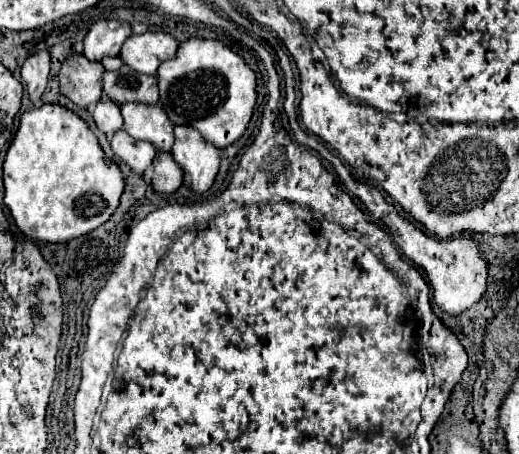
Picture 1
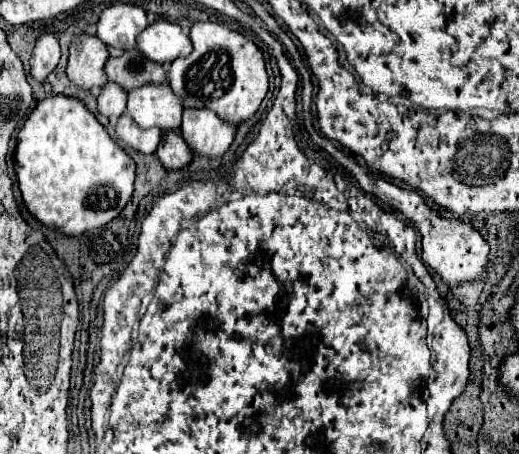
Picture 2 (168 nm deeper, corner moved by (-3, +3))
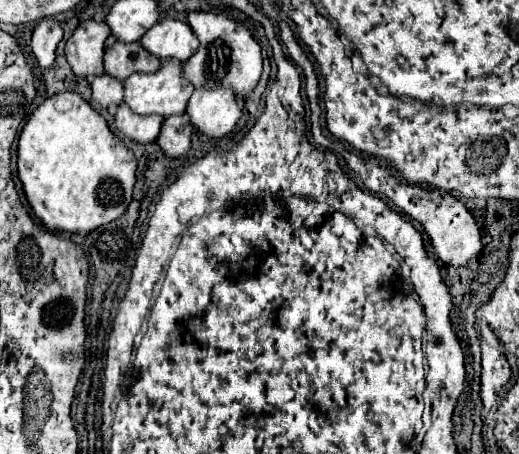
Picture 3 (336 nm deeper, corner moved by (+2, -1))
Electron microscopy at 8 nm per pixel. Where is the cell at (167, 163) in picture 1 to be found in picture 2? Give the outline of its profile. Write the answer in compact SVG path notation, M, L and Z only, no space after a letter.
M177 128L177 130L169 130L163 134L159 148L157 148L157 156L167 170L177 170L191 162L193 150L189 148L181 130Z

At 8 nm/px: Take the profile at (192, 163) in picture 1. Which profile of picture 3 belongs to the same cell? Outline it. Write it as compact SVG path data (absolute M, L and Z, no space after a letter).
M196 90L188 100L186 114L192 120L194 132L212 140L226 136L238 122L242 108L228 90Z

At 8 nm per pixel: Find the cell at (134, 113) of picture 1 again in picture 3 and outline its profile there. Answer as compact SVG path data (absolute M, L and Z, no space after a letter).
M162 64L162 68L154 74L132 74L124 82L124 102L130 106L132 112L140 116L158 114L162 118L168 118L184 114L192 92L194 92L192 84L182 80L182 64Z

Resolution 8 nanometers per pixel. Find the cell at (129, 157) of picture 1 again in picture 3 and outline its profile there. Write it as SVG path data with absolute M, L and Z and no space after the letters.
M126 104L118 106L118 112L114 116L116 128L130 140L138 144L150 144L158 138L162 118L160 116L138 116L134 114Z

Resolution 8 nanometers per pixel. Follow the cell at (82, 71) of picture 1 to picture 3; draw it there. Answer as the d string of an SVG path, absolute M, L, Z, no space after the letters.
M86 20L74 30L66 42L66 60L76 76L90 80L104 74L102 56L108 36L108 26L96 20Z

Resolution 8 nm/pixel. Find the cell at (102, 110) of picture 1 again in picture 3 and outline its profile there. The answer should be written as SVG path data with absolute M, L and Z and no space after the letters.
M102 74L92 82L92 100L98 102L102 108L114 112L124 100L124 86L120 80Z

